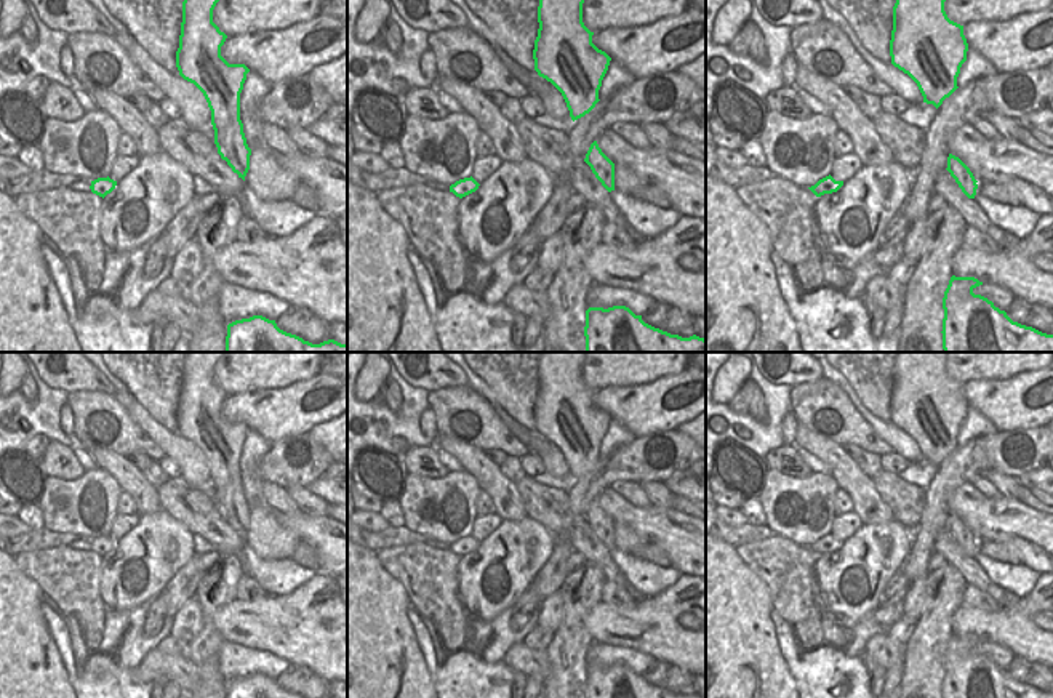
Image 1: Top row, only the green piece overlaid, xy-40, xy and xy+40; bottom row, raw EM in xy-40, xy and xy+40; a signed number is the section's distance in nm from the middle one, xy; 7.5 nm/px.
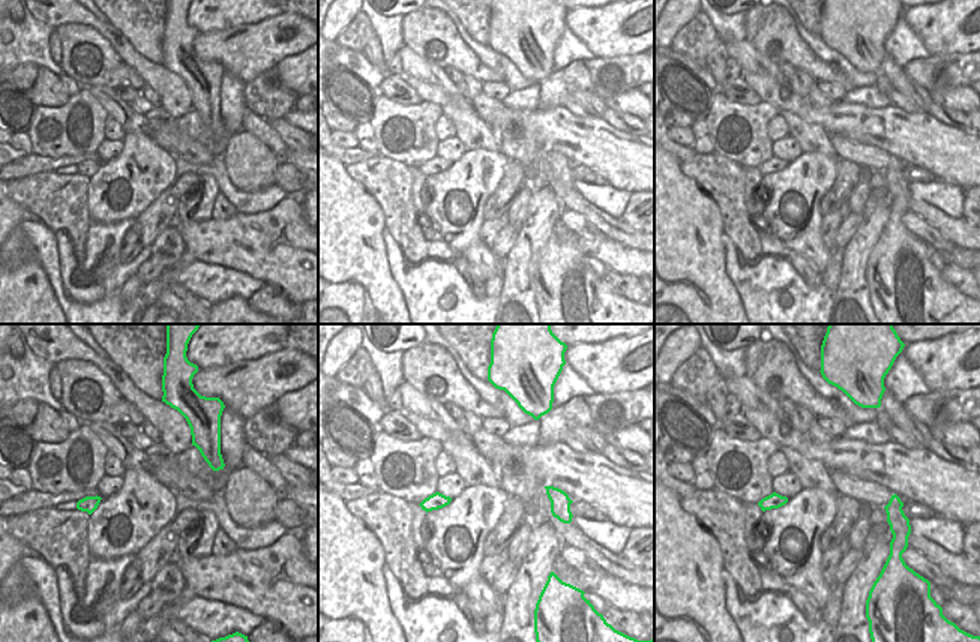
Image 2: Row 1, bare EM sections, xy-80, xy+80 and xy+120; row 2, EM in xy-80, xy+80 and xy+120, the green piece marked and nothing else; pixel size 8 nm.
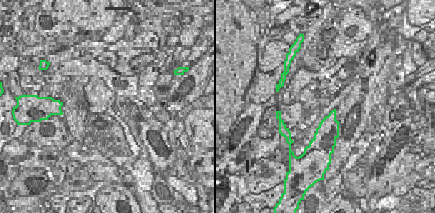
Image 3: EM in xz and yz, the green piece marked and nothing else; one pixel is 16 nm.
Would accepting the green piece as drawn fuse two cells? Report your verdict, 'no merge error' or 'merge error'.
no merge error

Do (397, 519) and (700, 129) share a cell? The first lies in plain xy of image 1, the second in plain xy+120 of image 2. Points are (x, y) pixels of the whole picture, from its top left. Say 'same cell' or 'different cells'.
same cell

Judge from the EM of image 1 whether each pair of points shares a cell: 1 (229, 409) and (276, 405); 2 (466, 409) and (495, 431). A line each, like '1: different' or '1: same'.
1: same
2: same

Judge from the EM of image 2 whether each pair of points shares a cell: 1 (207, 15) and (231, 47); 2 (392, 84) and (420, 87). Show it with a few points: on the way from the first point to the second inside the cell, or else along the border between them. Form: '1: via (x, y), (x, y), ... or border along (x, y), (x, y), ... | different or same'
1: border along (252, 23), (206, 30), (198, 35) | different
2: border along (402, 77), (422, 99) | different

